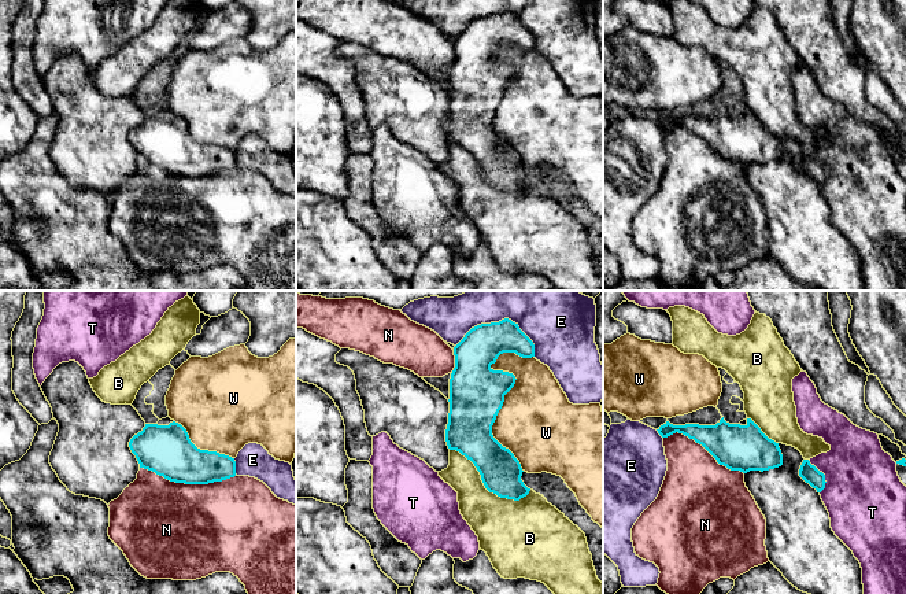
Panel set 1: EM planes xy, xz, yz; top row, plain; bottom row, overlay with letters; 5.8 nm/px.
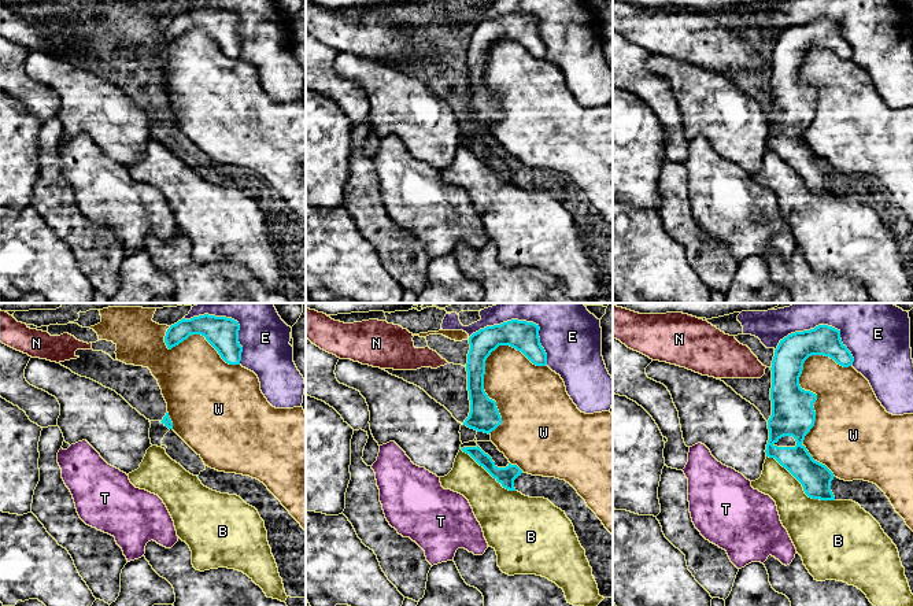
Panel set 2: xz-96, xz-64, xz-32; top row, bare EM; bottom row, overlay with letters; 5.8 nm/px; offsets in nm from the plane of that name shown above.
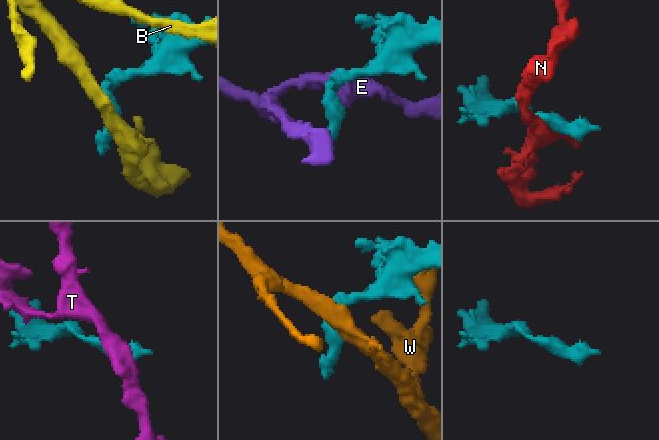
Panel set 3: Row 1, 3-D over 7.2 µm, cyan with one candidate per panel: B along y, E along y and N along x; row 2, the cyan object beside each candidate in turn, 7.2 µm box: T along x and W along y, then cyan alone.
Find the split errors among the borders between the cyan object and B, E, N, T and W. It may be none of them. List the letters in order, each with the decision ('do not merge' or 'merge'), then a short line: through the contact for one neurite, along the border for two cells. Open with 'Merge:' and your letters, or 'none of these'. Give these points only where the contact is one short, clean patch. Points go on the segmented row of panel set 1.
Merge: none of these
B: do not merge
E: do not merge
N: do not merge
T: do not merge
W: do not merge

